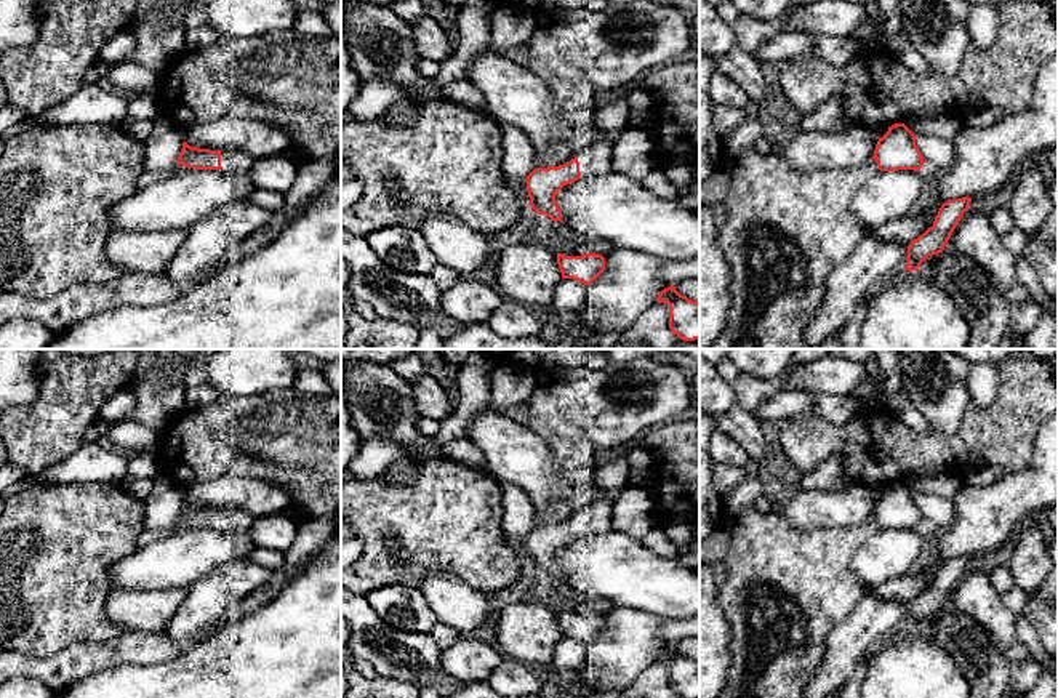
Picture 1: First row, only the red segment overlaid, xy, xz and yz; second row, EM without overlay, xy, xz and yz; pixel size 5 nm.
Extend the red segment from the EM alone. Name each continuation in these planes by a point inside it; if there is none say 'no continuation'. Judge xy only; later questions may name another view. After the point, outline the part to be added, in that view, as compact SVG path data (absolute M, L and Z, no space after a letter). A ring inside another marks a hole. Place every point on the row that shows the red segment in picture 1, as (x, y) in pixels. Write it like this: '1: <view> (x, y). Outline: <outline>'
1: xy (231, 160). Outline: M229 149L229 150L221 152L221 170L222 171L245 173L253 168L253 163L254 160L248 154L238 149Z

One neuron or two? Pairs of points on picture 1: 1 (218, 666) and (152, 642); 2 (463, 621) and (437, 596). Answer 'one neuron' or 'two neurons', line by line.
1: two neurons
2: one neuron

